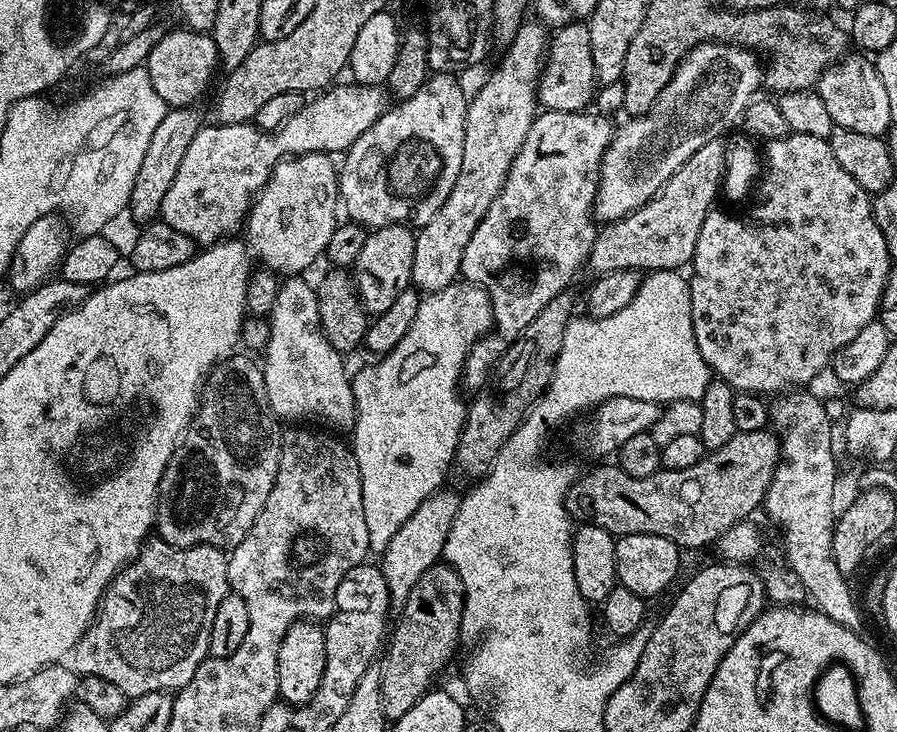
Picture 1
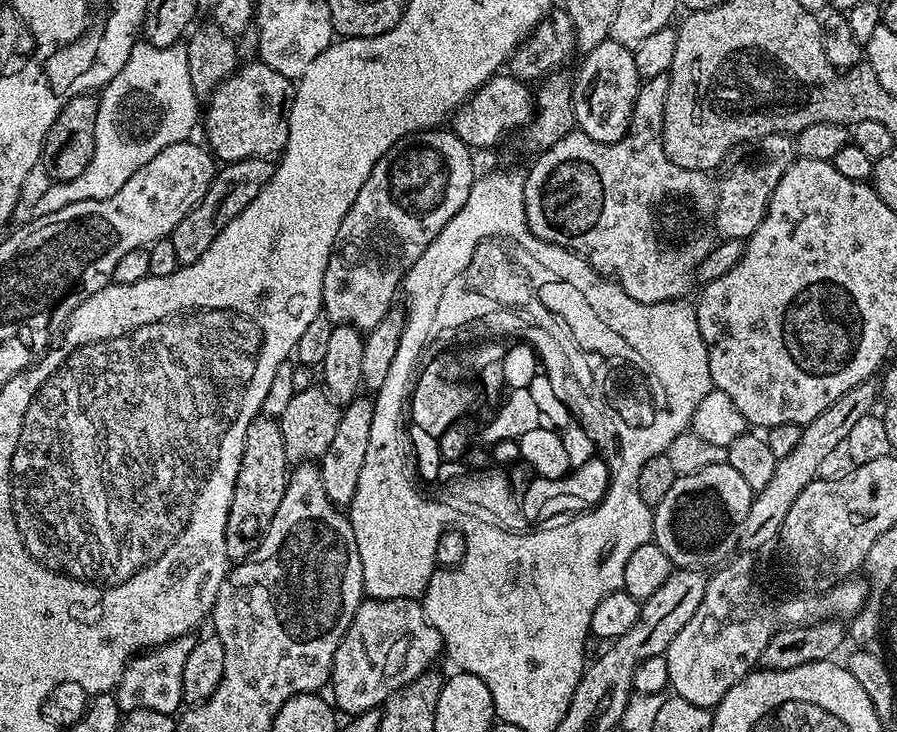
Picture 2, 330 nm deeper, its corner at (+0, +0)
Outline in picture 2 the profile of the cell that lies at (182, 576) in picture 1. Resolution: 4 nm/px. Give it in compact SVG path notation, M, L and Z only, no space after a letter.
M195 635L179 636L176 640L167 640L165 644L157 644L155 648L133 656L122 674L119 686L114 689L121 713L127 714L139 708L160 711L168 716L179 713L184 704L182 669L186 667L186 657L190 650L194 650L196 642Z

